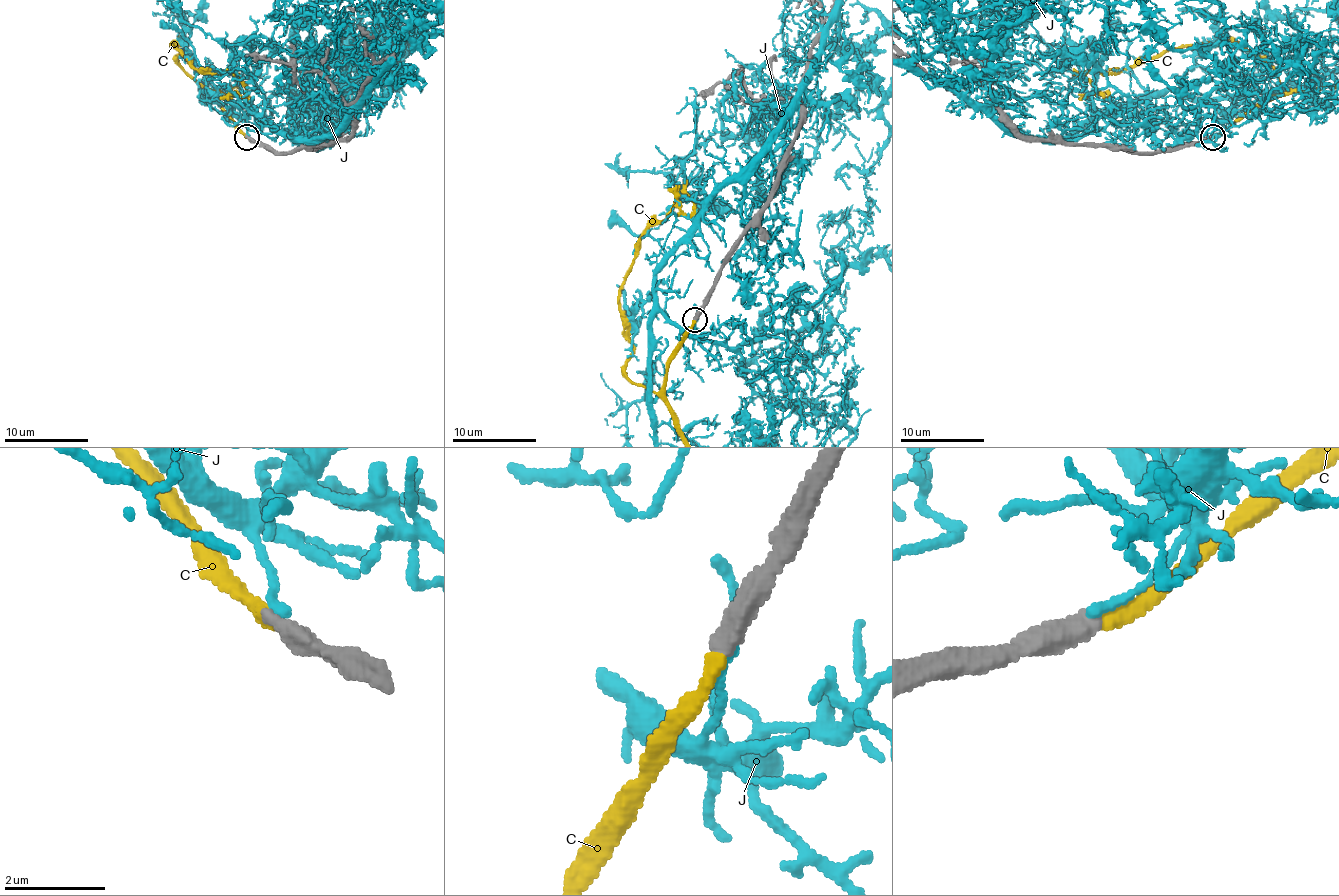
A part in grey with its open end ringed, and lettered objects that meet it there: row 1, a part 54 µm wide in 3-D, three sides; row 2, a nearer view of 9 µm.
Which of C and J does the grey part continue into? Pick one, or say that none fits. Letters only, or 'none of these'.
C

